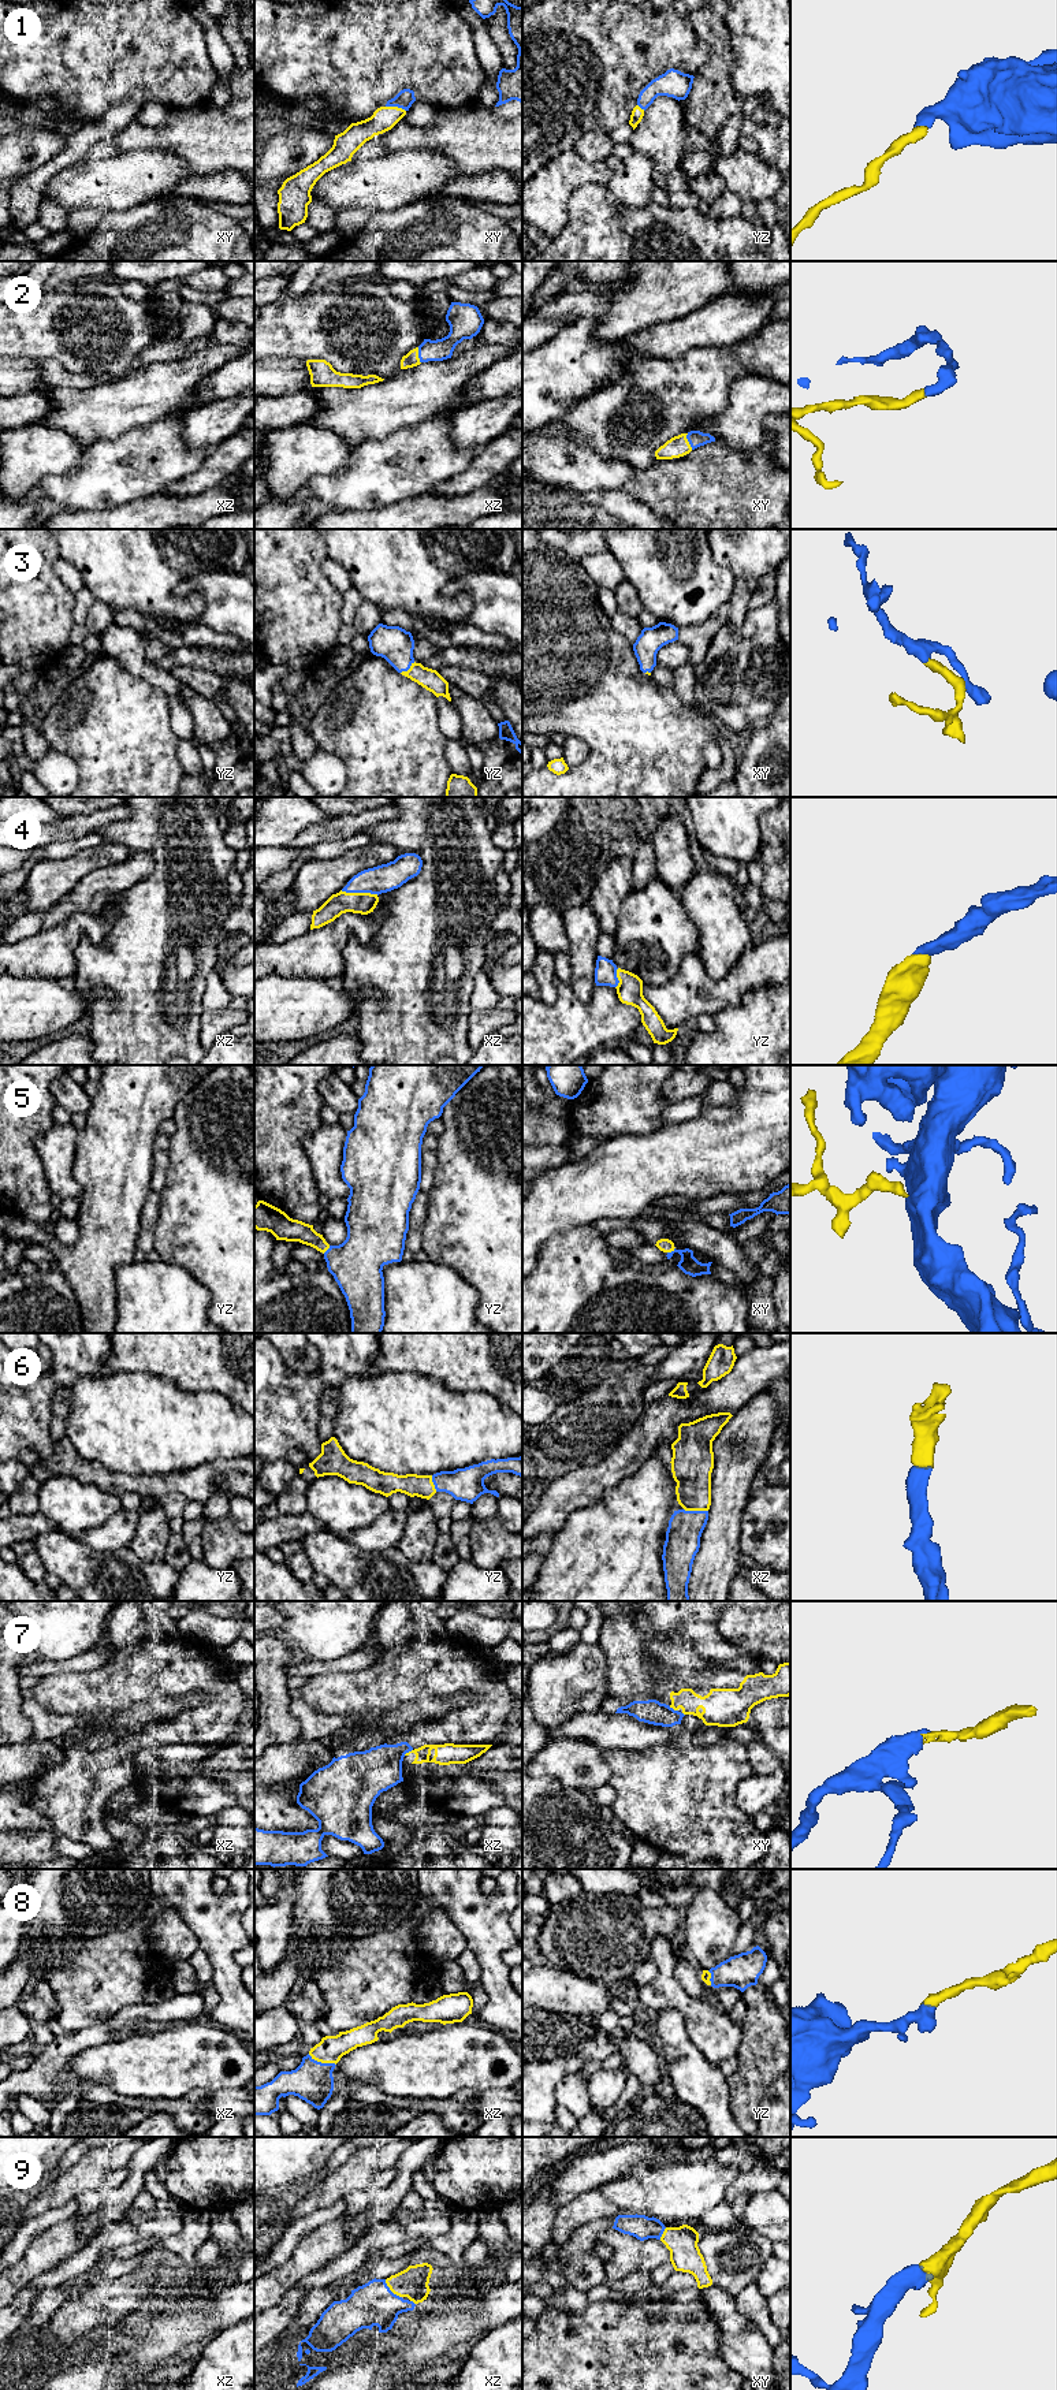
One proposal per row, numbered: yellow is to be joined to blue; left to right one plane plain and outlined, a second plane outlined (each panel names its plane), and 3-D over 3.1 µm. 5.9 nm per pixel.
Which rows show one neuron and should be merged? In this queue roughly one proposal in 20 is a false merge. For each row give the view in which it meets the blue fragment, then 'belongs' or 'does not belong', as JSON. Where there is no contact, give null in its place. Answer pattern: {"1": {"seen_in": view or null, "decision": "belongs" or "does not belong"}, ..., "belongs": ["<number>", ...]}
{"1": {"seen_in": "xy", "decision": "belongs"}, "2": {"seen_in": "xy", "decision": "belongs"}, "3": {"seen_in": "yz", "decision": "belongs"}, "4": {"seen_in": "xz", "decision": "belongs"}, "5": {"seen_in": "xy", "decision": "belongs"}, "6": {"seen_in": "xz", "decision": "belongs"}, "7": {"seen_in": "xz", "decision": "does not belong"}, "8": {"seen_in": "xz", "decision": "belongs"}, "9": {"seen_in": "xz", "decision": "belongs"}, "belongs": ["1", "2", "3", "4", "5", "6", "8", "9"]}

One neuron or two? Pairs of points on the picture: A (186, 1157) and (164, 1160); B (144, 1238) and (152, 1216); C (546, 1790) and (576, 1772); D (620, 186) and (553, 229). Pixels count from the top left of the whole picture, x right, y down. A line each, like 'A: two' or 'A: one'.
A: two
B: one
C: two
D: two

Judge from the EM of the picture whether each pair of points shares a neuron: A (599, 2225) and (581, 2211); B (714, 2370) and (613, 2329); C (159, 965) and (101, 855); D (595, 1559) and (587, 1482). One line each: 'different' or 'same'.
A: different
B: same
C: different
D: different

